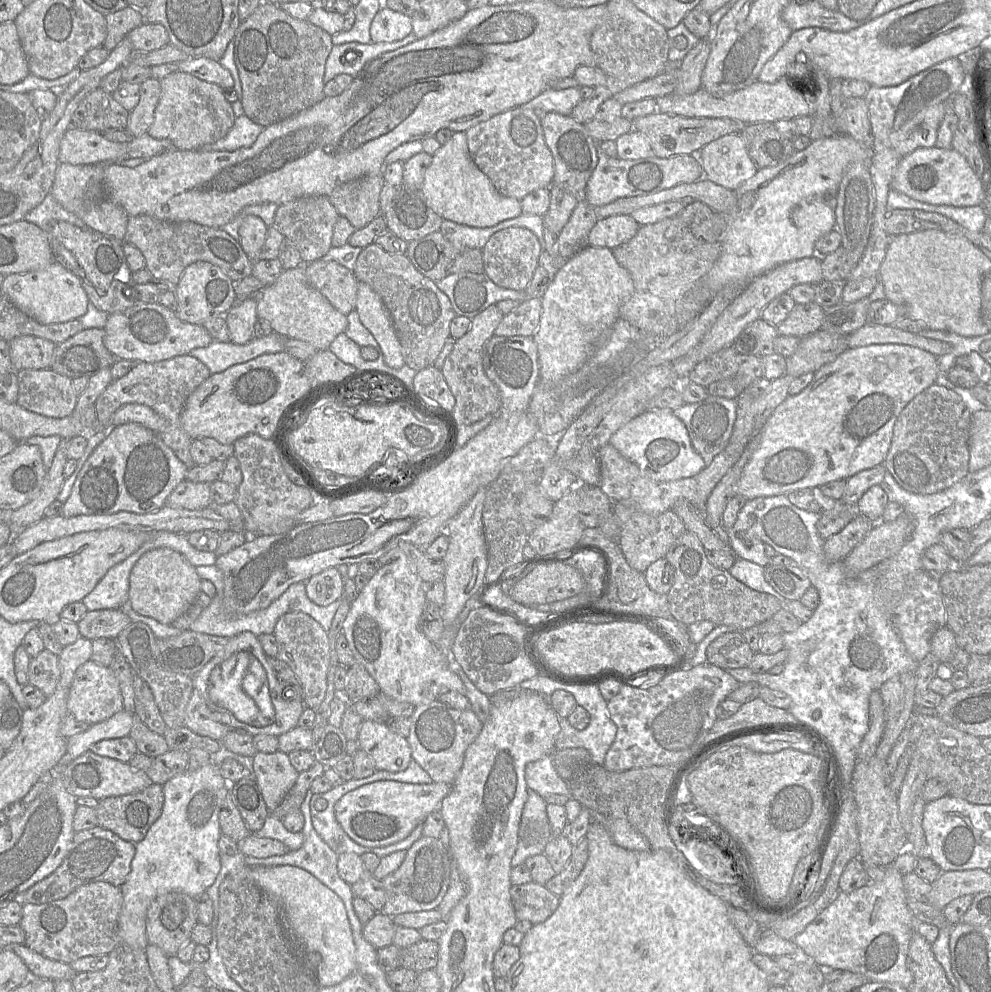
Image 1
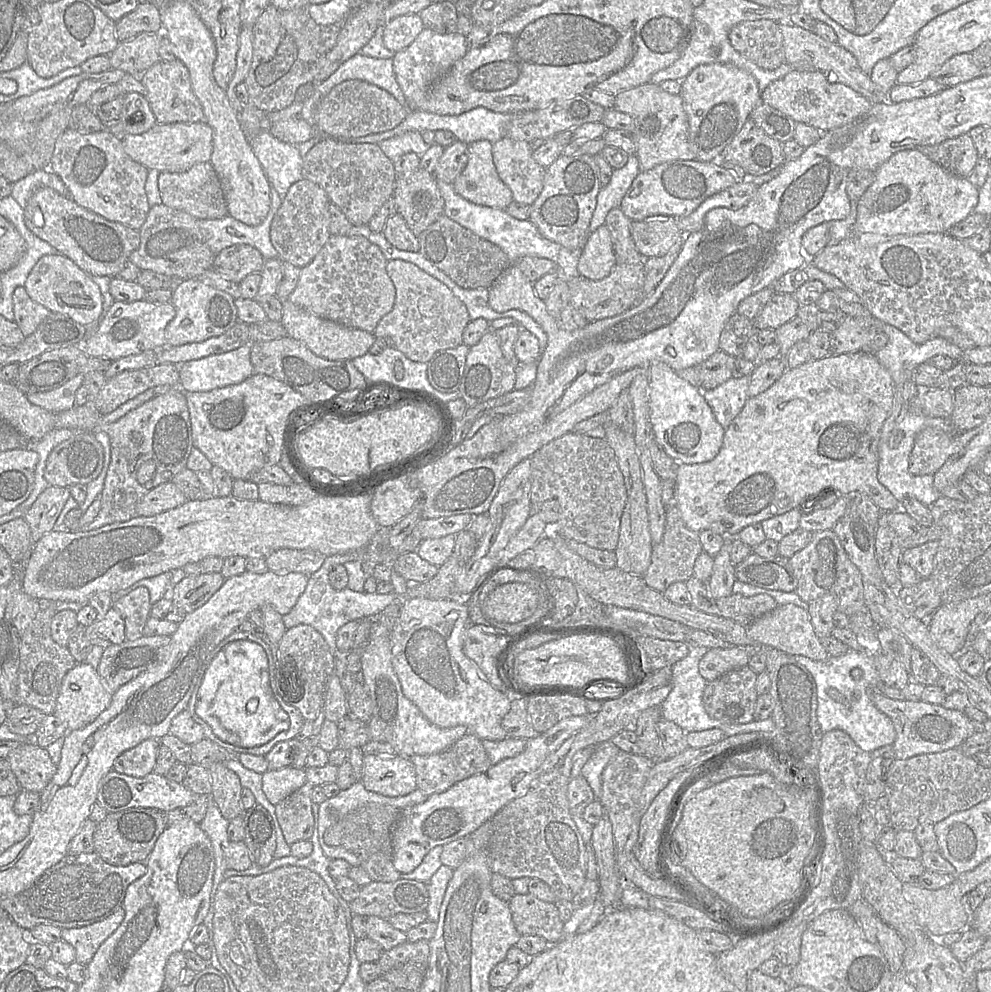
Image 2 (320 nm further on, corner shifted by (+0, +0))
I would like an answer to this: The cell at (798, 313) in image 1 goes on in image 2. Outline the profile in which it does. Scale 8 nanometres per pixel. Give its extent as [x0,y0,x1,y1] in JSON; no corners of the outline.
[753,293,801,330]

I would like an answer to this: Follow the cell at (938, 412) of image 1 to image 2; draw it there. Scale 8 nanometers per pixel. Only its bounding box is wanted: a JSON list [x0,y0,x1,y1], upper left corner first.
[909,427,954,475]

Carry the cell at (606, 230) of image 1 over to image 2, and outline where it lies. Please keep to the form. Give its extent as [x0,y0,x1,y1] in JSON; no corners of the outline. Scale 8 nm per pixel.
[631,215,685,259]

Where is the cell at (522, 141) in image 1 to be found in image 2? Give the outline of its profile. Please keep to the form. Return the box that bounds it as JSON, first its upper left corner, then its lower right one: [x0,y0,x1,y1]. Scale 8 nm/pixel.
[492,138,546,206]

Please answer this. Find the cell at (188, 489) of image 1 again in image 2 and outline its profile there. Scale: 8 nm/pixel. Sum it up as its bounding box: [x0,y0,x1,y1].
[136,482,189,517]

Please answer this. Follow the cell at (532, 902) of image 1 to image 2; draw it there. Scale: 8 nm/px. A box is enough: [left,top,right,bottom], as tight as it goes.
[509,893,564,944]

